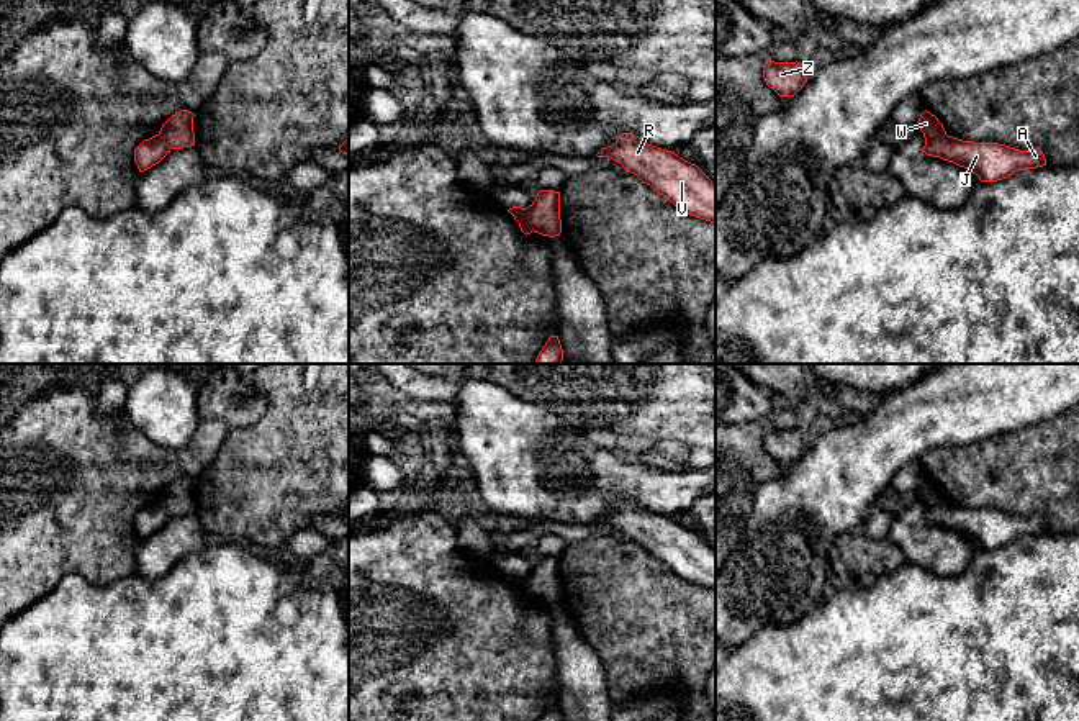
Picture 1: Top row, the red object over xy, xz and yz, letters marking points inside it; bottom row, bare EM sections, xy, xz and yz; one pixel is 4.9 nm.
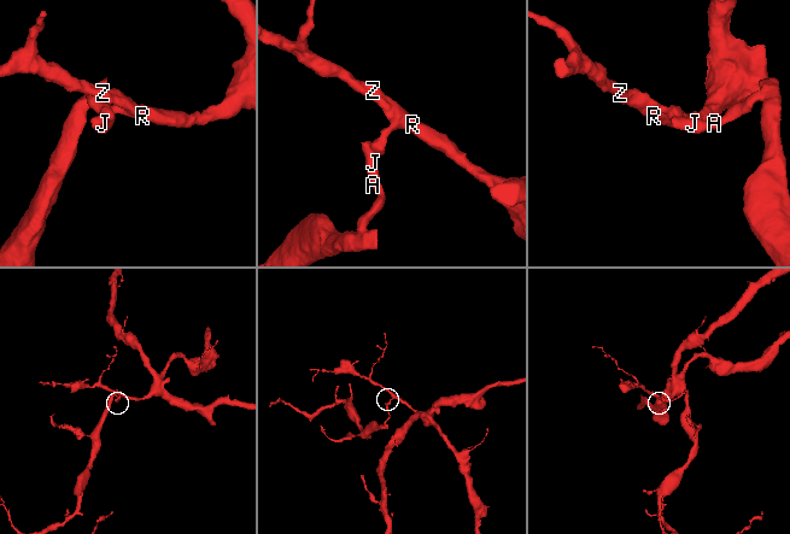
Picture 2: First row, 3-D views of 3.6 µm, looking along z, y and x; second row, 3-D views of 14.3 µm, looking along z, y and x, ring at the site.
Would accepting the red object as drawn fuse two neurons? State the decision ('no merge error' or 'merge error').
merge error

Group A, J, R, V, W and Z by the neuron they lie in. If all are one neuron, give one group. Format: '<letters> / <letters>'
A J / R V W Z

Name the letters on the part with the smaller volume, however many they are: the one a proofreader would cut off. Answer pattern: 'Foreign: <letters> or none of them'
Foreign: A, J

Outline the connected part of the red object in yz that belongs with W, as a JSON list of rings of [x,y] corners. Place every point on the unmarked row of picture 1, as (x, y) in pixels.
[[[927,477],[920,482],[917,490],[920,498],[923,500],[925,508],[940,506],[946,503],[946,498],[943,492],[938,488],[938,485]]]

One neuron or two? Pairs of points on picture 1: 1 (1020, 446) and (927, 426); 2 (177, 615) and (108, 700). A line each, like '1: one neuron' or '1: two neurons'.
1: two neurons
2: one neuron

